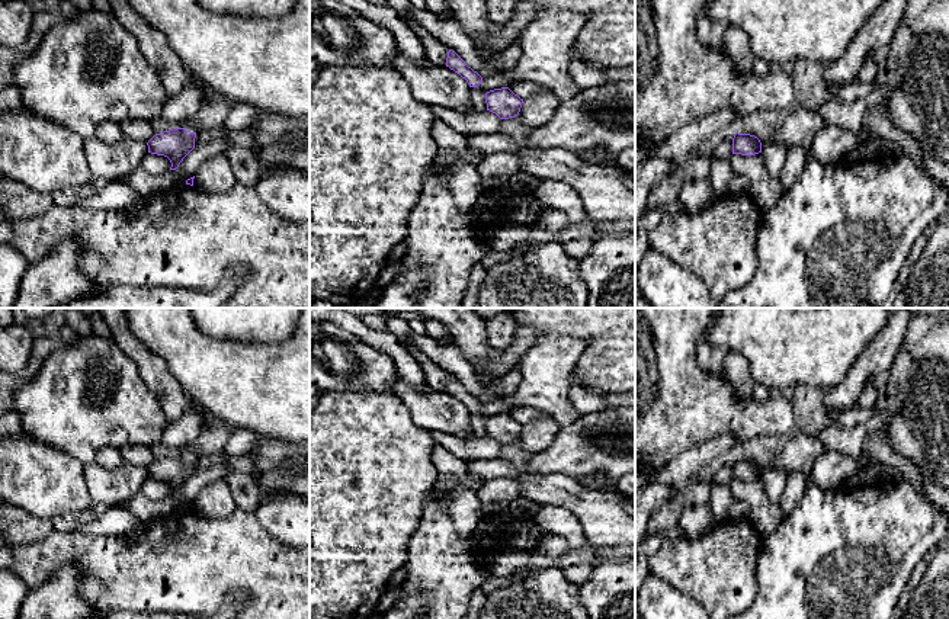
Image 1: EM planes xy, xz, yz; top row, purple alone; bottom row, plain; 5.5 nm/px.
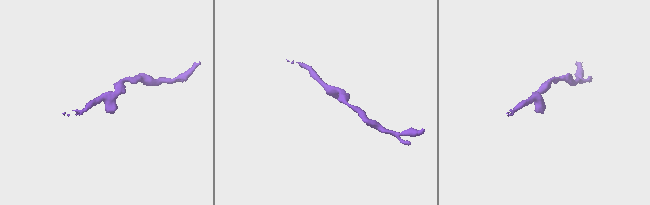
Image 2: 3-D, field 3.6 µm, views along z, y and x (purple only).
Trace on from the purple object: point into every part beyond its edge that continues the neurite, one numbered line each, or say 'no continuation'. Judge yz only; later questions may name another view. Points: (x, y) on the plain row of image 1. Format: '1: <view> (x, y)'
no continuation

